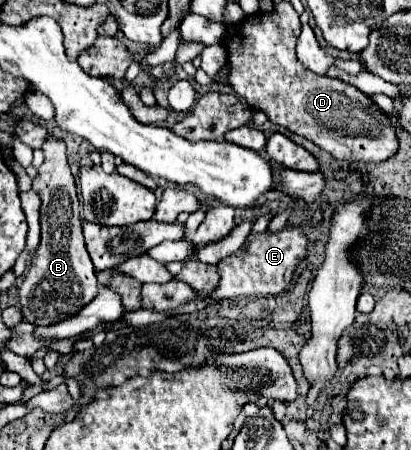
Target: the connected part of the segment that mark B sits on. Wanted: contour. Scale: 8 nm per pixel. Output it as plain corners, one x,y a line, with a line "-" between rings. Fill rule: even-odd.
49,134
43,152
45,162
39,166
39,174
33,180
33,190
41,196
41,242
27,276
19,286
19,310
23,312
23,320
35,326
51,326
75,316
99,292
95,268
83,242
79,200
75,178
65,156
65,142

